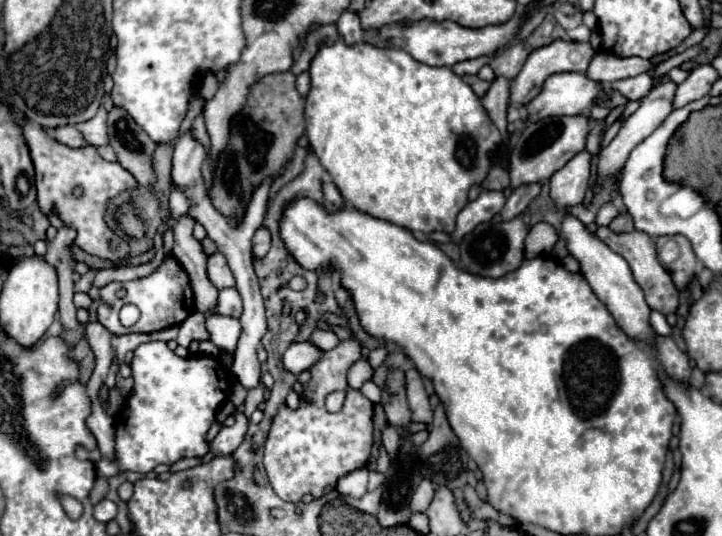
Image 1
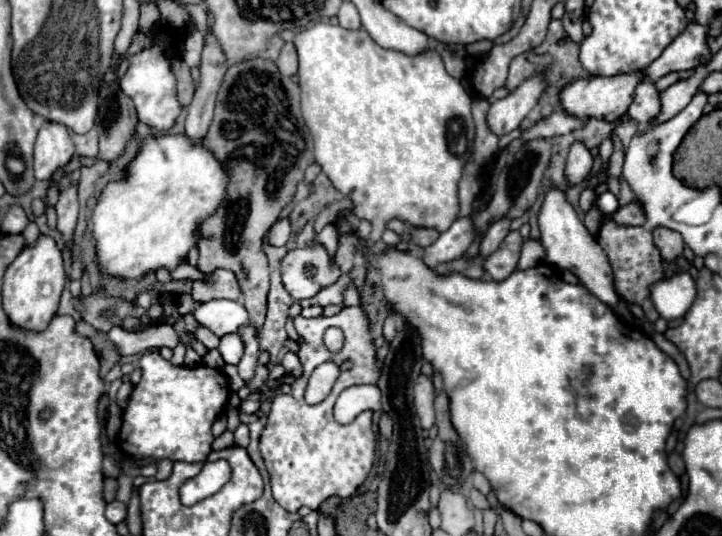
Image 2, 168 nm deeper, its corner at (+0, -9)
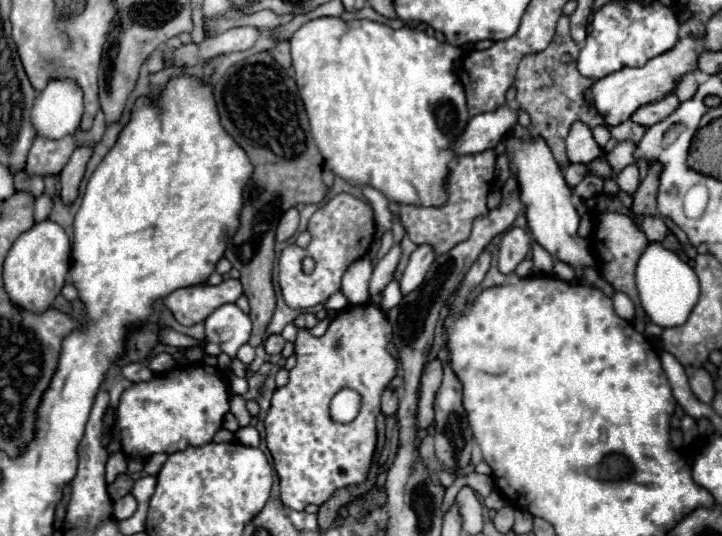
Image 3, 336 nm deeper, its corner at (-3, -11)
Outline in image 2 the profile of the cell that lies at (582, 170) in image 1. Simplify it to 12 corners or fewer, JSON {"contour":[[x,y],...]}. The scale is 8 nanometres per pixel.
{"contour":[[573,142],[567,158],[567,182],[583,182],[593,166],[583,142]]}

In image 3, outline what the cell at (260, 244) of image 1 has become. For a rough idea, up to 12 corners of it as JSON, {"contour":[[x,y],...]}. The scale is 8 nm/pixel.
{"contour":[[298,210],[282,216],[276,234],[296,234]]}

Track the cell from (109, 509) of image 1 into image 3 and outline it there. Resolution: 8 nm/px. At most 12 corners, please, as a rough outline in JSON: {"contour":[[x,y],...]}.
{"contour":[[132,494],[114,502],[114,518],[126,520],[136,512]]}

